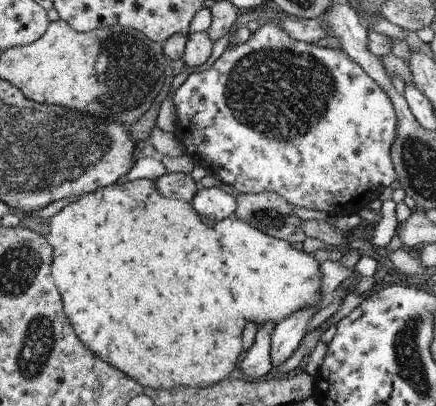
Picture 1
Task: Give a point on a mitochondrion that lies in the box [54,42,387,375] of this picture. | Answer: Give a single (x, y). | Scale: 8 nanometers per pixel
(280, 93)

